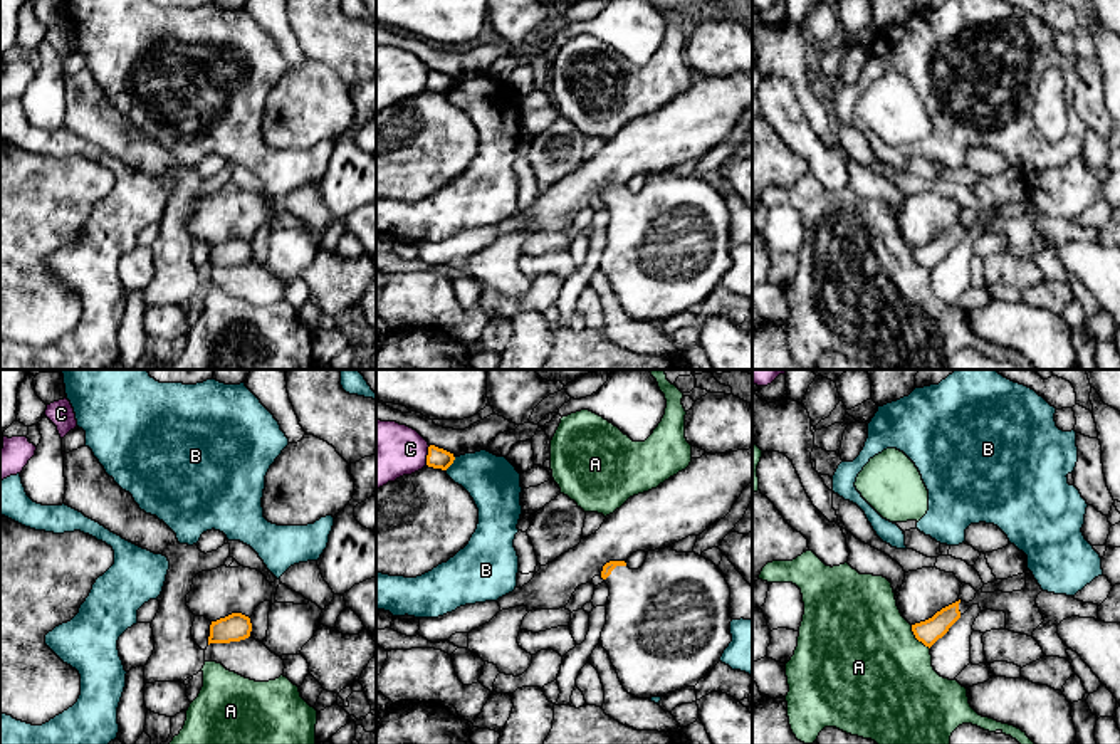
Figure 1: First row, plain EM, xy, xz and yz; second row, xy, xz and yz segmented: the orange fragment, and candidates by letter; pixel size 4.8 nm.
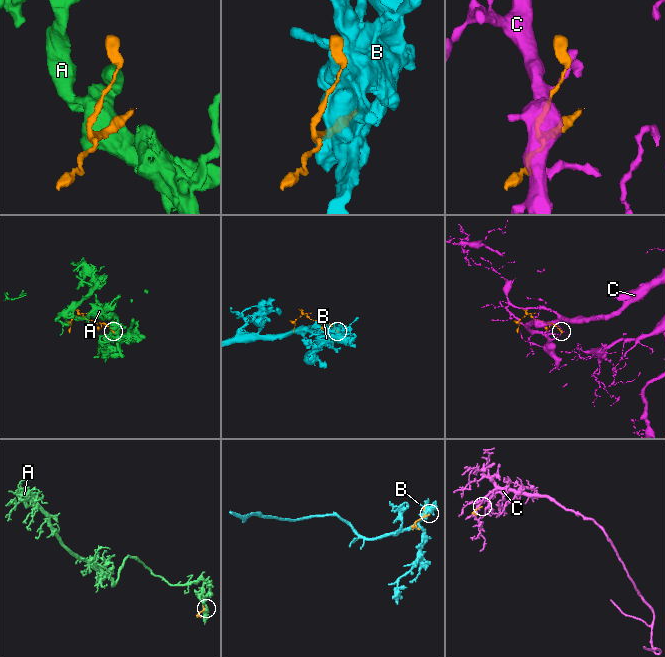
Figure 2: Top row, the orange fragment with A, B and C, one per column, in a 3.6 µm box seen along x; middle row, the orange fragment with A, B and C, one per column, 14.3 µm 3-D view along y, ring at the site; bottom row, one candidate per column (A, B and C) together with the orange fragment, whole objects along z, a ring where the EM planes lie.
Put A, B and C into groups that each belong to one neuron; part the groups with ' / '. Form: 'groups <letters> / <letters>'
groups A / B / C

